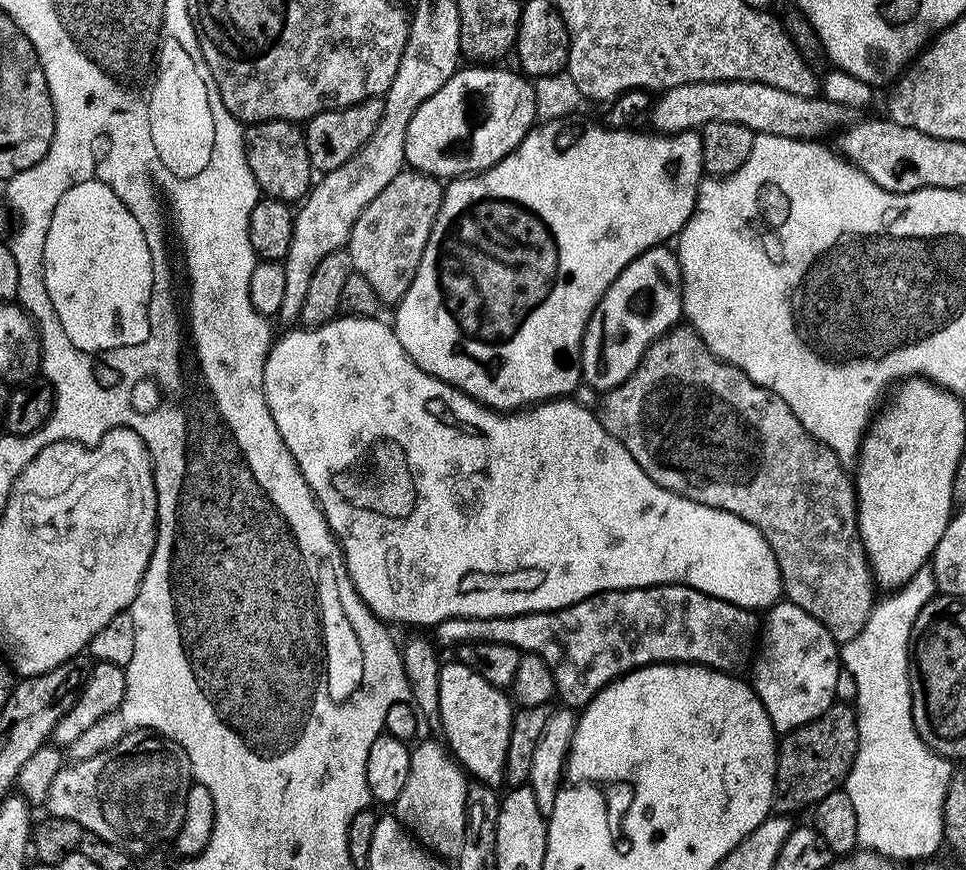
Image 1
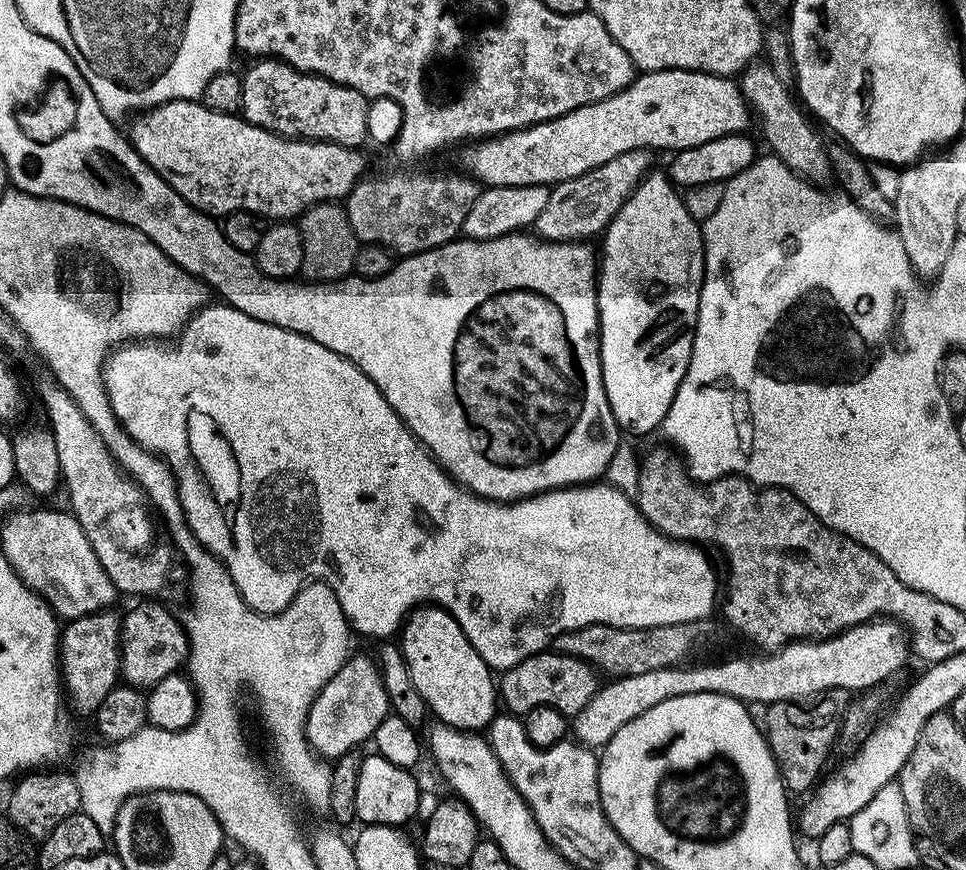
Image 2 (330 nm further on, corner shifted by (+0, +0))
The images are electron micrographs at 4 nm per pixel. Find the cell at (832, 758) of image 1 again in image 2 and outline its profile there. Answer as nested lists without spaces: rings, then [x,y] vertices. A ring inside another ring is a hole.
[[[835,688],[823,693],[809,708],[803,708],[800,702],[781,702],[767,705],[768,717],[762,720],[766,729],[768,748],[776,760],[776,769],[784,780],[789,793],[813,791],[814,785],[825,771],[824,763],[832,752],[832,743],[841,735],[844,717],[849,711],[849,689]]]

